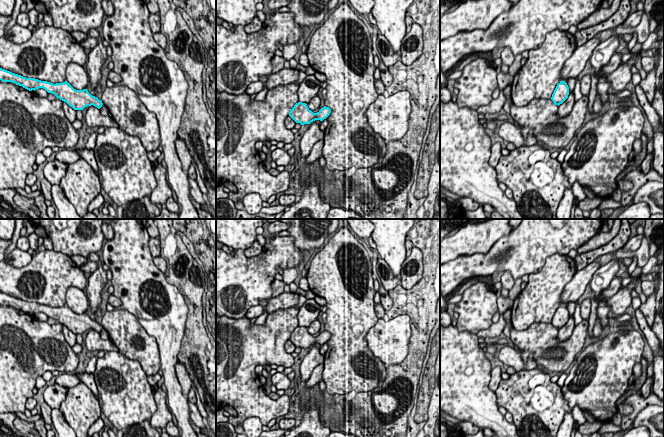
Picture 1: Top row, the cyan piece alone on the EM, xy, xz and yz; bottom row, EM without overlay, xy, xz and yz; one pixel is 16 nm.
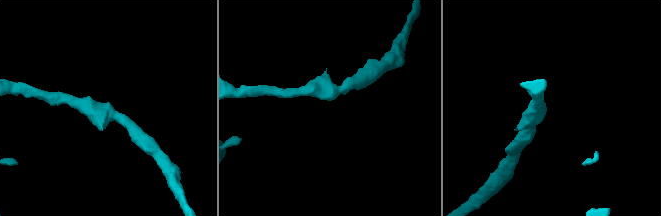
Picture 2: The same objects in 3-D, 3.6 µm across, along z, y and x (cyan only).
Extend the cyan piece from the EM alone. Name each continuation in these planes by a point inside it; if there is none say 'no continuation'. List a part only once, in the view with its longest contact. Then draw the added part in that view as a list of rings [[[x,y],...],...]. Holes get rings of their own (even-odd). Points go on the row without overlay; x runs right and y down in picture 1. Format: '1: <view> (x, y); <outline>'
no continuation

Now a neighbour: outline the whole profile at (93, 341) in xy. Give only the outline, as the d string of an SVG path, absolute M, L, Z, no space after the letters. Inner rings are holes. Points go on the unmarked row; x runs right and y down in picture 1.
M91 329L89 330L88 334L85 337L85 345L87 350L90 352L92 351L118 351L117 347L111 342L110 339L103 340L100 336L100 333Z

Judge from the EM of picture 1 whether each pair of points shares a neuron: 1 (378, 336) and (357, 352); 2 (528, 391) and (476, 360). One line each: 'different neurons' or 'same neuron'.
1: different neurons
2: different neurons

